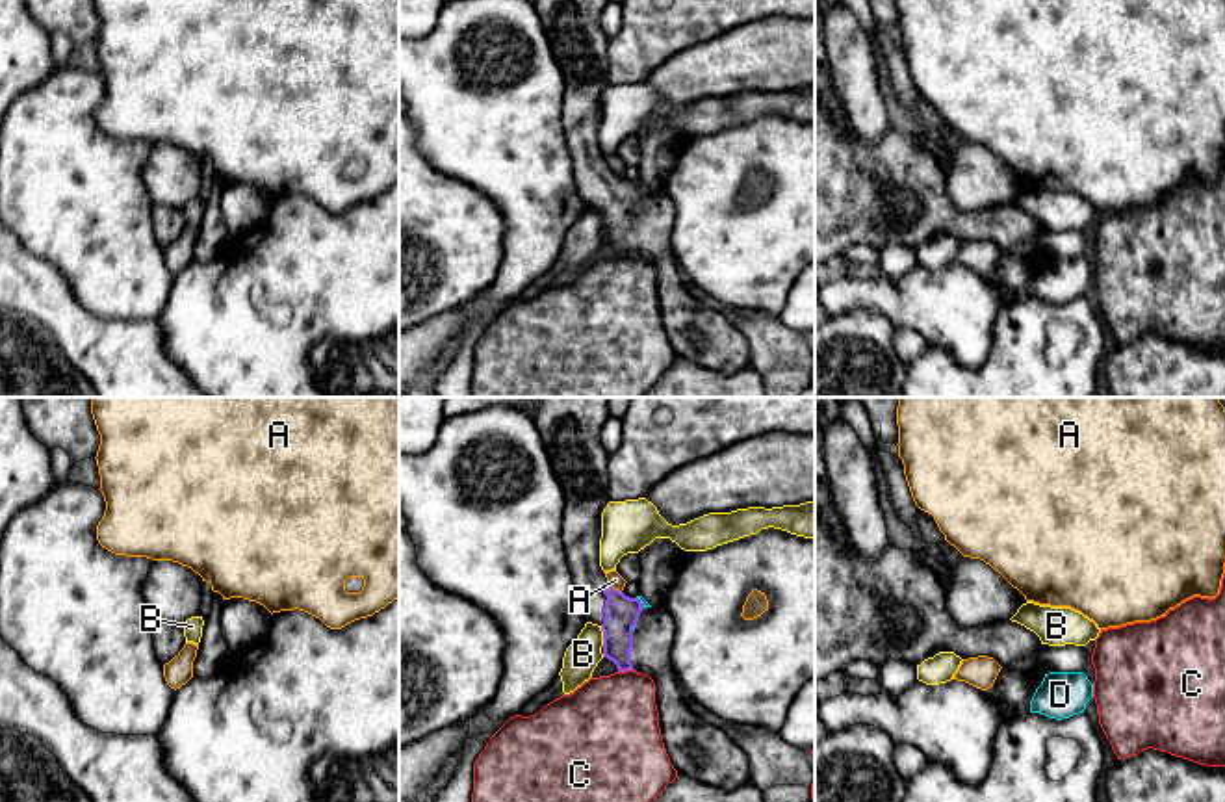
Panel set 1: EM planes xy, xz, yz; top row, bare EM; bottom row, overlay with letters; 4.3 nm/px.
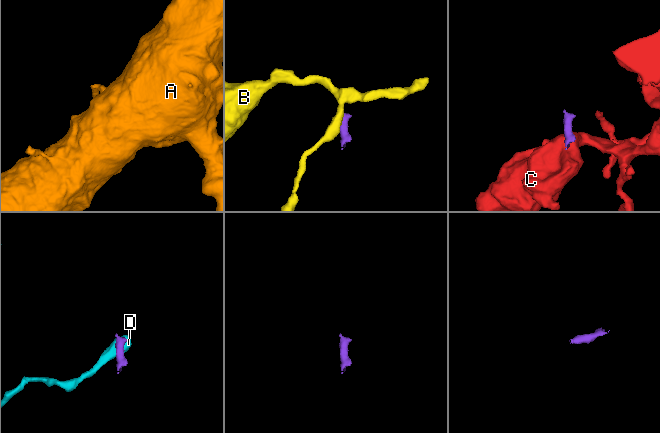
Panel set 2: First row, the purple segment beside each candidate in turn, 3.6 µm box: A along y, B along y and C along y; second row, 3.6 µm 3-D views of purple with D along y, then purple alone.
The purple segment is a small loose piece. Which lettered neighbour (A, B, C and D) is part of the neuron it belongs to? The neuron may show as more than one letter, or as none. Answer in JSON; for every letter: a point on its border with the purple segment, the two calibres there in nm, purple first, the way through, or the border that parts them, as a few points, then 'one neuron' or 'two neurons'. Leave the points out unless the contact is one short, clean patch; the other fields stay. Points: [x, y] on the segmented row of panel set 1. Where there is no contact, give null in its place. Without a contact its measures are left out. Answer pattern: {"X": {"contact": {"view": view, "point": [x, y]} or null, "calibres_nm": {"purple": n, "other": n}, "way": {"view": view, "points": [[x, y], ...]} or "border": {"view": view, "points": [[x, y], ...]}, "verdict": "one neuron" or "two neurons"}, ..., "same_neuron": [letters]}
{"A": {"contact": {"view": "xz", "point": [615, 589]}, "calibres_nm": {"purple": 150, "other": 70}, "verdict": "two neurons"}, "B": {"contact": {"view": "xz", "point": [604, 635]}, "calibres_nm": {"purple": 150, "other": 150}, "border": {"view": "xz", "points": [[600, 626], [604, 645]]}, "verdict": "two neurons"}, "C": {"contact": {"view": "xz", "point": [626, 671]}, "calibres_nm": {"purple": 150, "other": 420}, "border": {"view": "xz", "points": [[633, 669], [618, 672]]}, "verdict": "two neurons"}, "D": {"contact": {"view": "xz", "point": [641, 602]}, "calibres_nm": {"purple": 150, "other": 20}, "border": {"view": "xz", "points": [[637, 596], [644, 607]]}, "verdict": "two neurons"}, "same_neuron": []}

